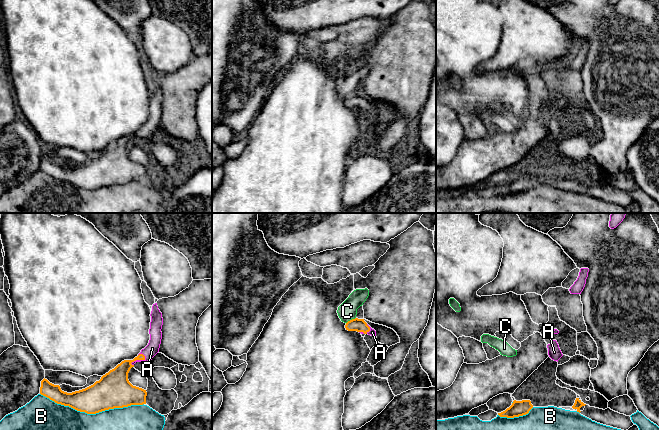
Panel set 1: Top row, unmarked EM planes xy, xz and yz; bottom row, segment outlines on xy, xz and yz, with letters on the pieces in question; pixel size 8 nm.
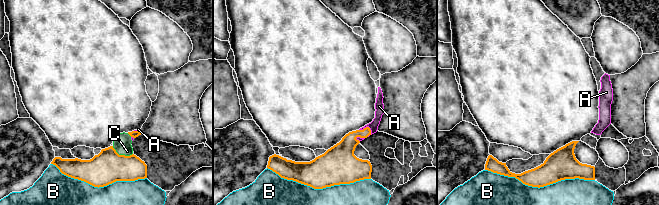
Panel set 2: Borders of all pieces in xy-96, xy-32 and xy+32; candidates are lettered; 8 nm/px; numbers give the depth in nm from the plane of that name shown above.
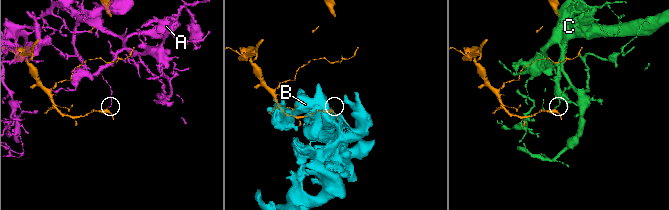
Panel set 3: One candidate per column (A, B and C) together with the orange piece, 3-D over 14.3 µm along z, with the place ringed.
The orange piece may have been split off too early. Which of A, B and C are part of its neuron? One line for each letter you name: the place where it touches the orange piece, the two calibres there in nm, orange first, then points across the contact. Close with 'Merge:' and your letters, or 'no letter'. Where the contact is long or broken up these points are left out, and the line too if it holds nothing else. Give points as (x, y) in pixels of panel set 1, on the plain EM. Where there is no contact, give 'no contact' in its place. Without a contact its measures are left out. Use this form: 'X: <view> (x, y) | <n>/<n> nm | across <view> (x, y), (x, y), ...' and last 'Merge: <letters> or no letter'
Merge: no letter

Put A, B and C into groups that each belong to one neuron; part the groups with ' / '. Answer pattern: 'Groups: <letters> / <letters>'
Groups: A / B / C

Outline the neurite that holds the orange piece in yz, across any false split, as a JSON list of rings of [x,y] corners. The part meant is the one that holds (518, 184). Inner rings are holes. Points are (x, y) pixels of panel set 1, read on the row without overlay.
[[[514,176],[512,181],[505,187],[498,189],[500,193],[514,194],[523,192],[529,189],[533,184],[530,176],[516,177]]]

